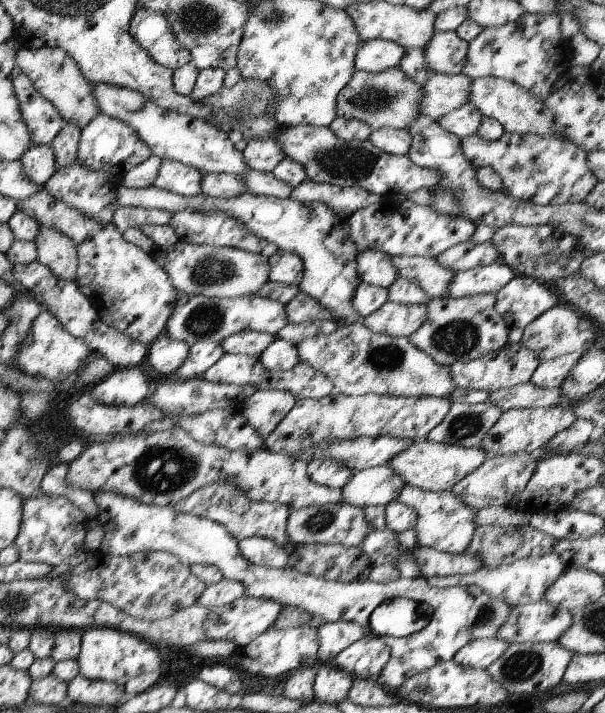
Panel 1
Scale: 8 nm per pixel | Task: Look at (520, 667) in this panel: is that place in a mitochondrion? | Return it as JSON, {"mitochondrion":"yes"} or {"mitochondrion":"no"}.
{"mitochondrion":"yes"}

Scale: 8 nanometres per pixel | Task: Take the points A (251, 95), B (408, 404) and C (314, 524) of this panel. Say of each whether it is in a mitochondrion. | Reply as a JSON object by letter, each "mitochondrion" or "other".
{"A":"mitochondrion","B":"other","C":"mitochondrion"}

